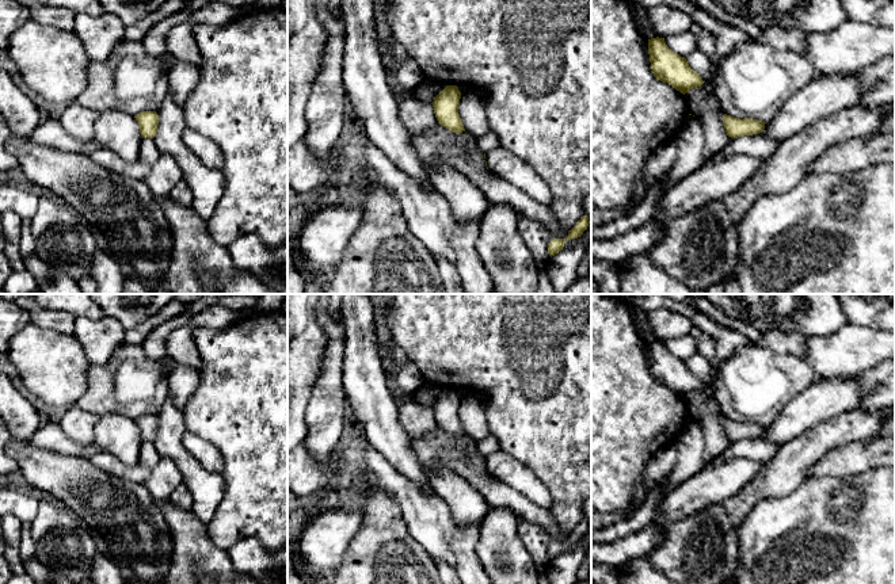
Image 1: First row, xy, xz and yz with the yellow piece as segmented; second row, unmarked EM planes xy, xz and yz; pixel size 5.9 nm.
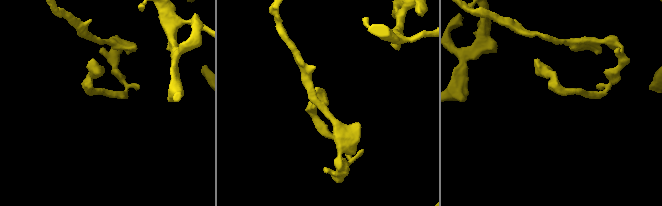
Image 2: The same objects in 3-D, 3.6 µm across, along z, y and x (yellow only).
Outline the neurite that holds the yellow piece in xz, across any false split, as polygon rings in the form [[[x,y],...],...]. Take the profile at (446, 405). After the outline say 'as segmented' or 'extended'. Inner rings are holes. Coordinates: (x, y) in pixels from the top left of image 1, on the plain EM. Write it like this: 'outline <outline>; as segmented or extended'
outline [[[446,389],[431,406],[438,427],[456,438],[465,435],[458,417],[460,402],[461,396],[458,394],[458,390]]]; as segmented

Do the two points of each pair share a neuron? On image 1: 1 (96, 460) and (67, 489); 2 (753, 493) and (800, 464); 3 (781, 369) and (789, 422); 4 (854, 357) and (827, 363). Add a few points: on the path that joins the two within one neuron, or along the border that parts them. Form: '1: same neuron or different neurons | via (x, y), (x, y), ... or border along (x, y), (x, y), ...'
1: different neurons | border along (87, 458), (94, 465), (120, 478)
2: same neuron | via (765, 485), (788, 468)
3: different neurons | border along (812, 384), (798, 393), (766, 426)
4: same neuron | via (848, 357), (834, 357)

